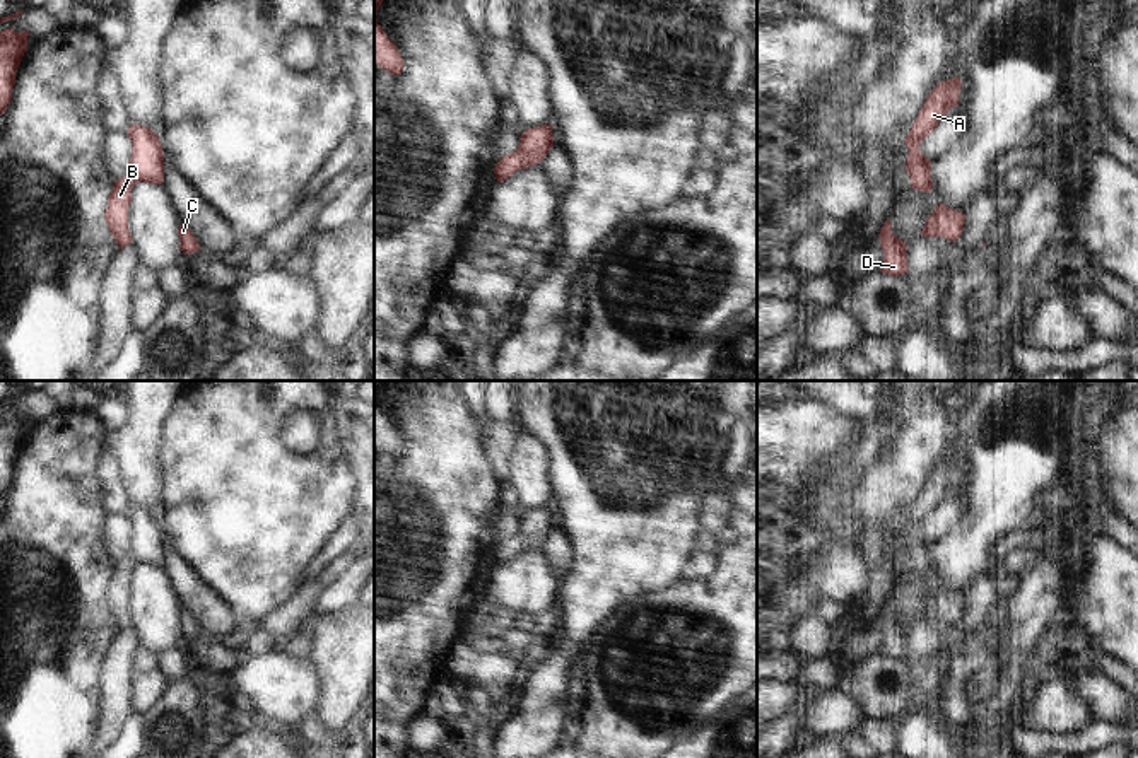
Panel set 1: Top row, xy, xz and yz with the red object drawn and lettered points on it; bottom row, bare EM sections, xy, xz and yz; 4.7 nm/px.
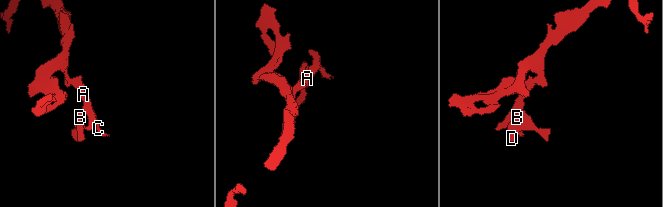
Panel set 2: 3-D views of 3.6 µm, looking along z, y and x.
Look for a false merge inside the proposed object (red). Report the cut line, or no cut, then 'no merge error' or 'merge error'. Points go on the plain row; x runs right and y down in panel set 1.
no cut; no merge error

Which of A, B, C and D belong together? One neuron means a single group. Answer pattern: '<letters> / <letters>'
A B C D

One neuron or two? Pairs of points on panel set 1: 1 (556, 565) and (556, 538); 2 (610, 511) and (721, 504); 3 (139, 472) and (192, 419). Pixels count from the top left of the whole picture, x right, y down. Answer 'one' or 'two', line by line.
1: one
2: two
3: two

